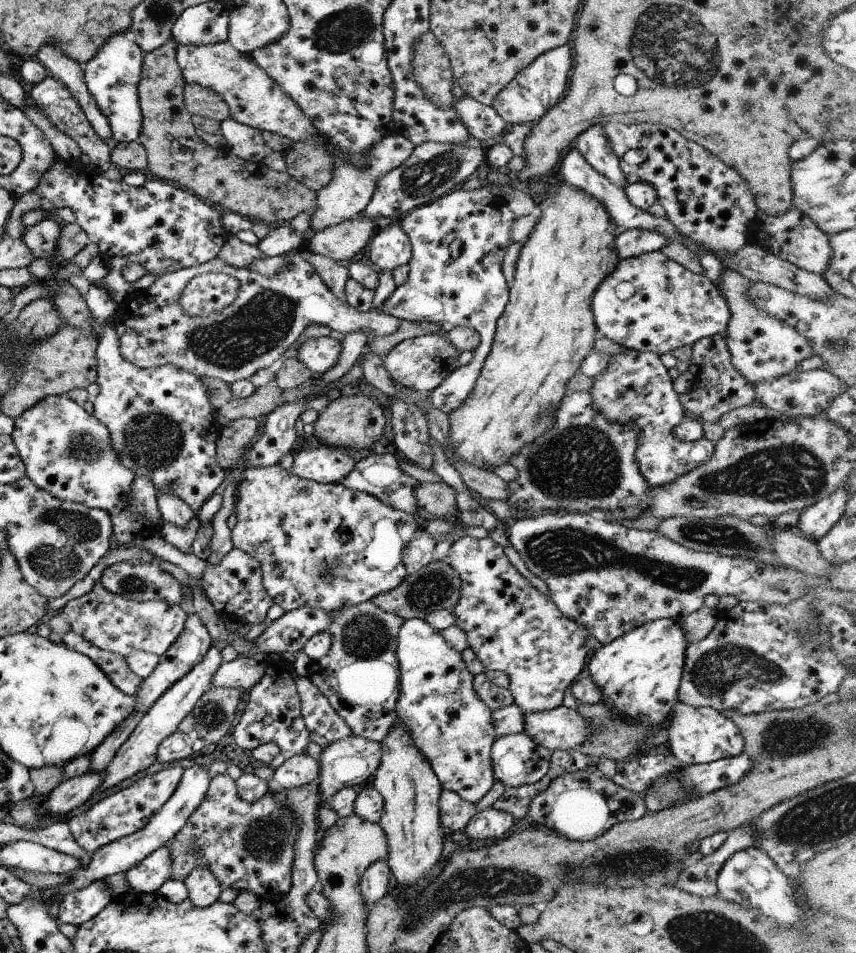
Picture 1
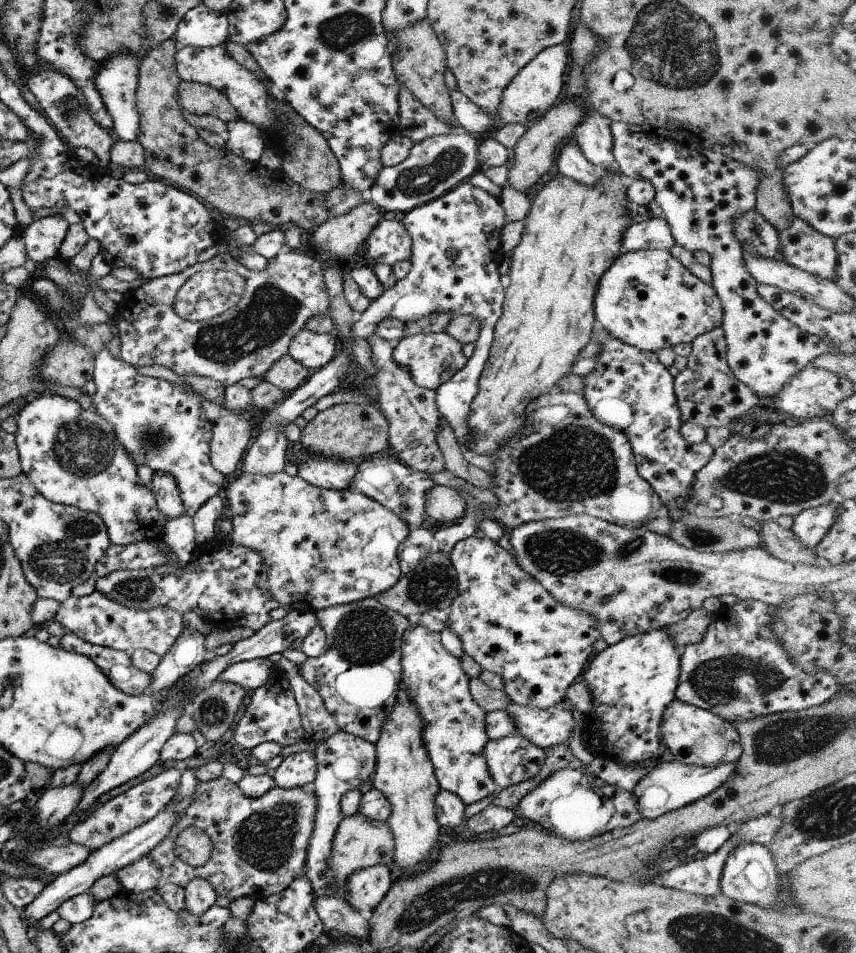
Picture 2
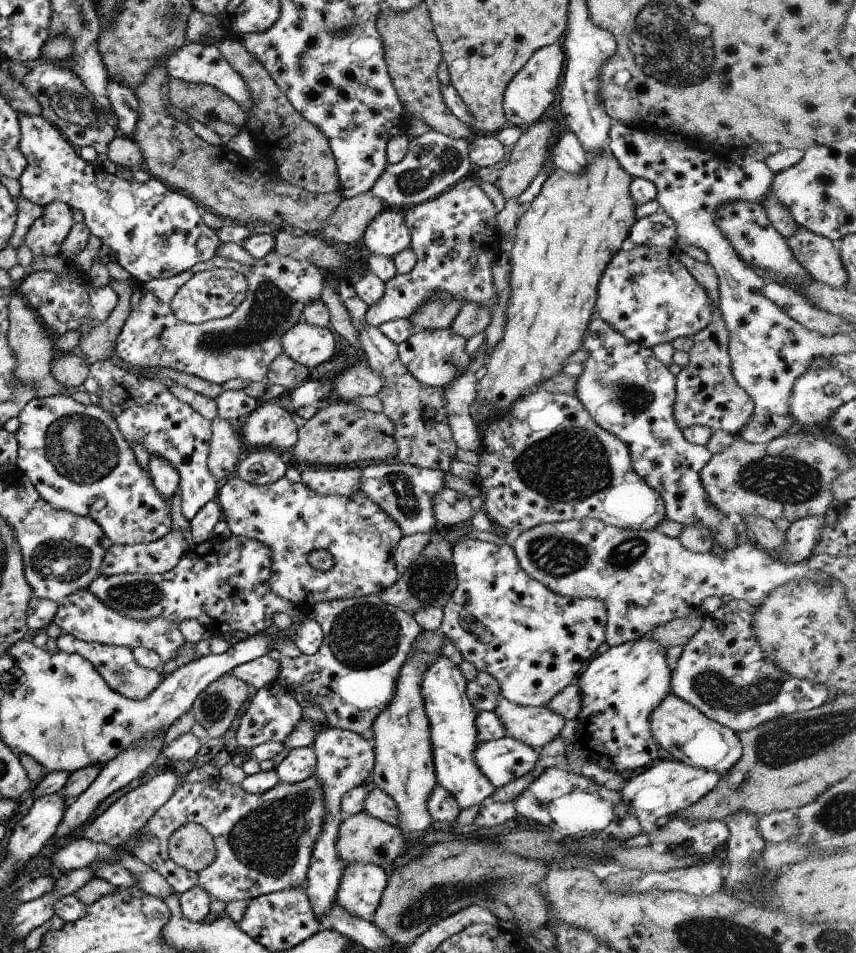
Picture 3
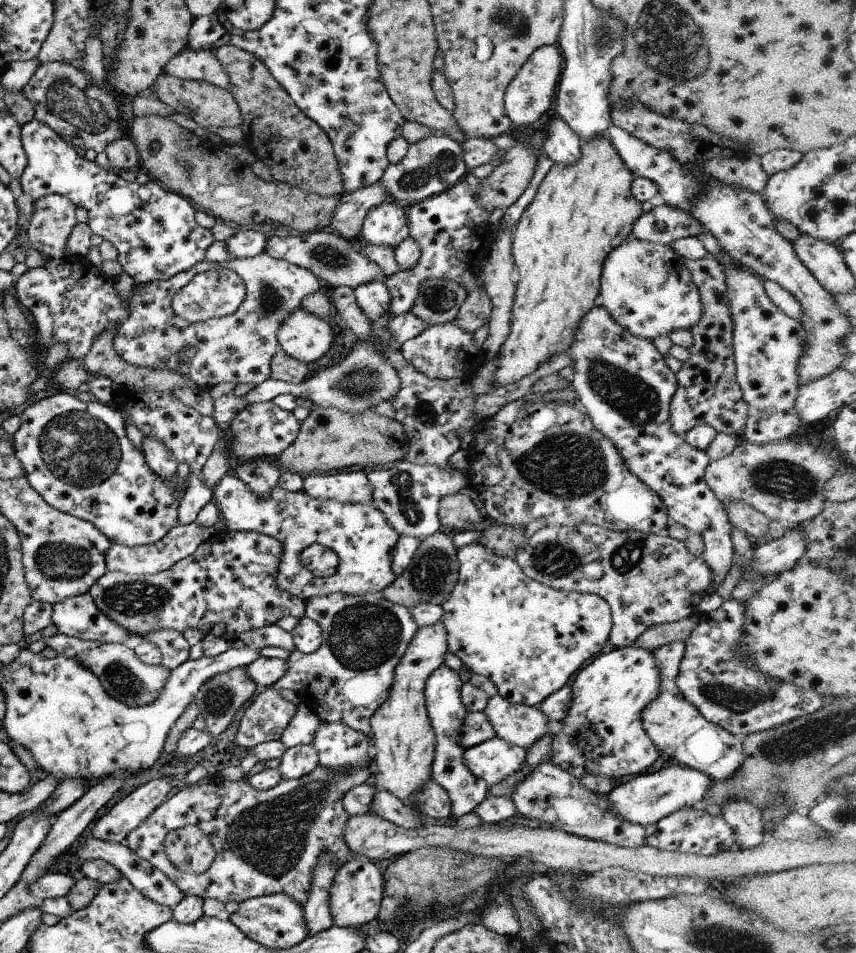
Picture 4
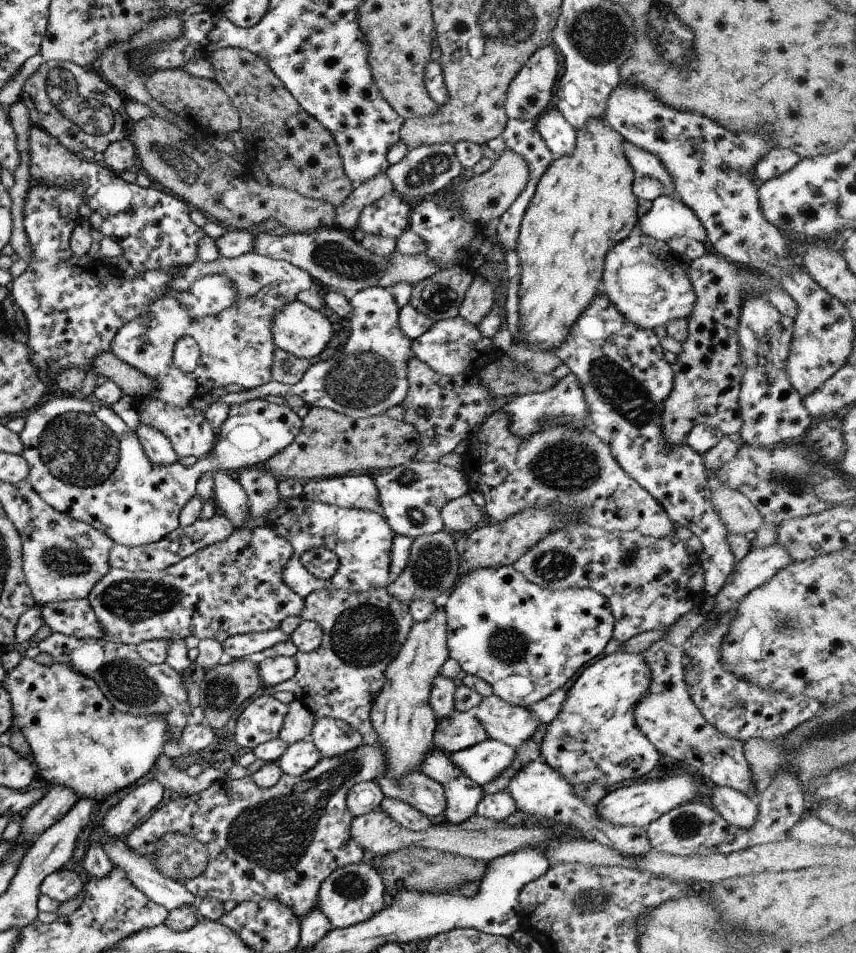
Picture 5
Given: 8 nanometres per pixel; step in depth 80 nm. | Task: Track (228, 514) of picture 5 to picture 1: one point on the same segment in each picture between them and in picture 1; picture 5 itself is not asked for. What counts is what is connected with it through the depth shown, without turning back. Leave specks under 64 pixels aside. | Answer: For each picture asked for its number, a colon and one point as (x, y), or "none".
1: (327, 547)
2: (321, 548)
3: (291, 520)
4: (360, 536)

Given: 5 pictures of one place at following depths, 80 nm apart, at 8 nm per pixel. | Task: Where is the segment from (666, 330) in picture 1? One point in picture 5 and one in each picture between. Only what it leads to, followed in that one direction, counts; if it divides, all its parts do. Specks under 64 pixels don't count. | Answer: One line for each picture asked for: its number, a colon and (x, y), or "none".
2: (647, 298)
3: (645, 293)
4: (645, 287)
5: (647, 282)

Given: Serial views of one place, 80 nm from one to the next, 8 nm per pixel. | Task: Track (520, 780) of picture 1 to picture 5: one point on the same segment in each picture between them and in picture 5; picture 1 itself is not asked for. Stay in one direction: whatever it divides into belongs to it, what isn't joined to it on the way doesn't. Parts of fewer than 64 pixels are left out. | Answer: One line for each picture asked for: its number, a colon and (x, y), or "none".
2: (510, 759)
3: (501, 760)
4: (493, 760)
5: (482, 762)

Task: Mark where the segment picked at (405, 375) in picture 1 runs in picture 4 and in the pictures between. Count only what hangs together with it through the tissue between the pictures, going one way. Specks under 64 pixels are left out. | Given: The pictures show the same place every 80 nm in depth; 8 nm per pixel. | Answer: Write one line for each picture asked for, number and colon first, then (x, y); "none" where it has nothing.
2: (430, 359)
3: (435, 357)
4: (444, 351)

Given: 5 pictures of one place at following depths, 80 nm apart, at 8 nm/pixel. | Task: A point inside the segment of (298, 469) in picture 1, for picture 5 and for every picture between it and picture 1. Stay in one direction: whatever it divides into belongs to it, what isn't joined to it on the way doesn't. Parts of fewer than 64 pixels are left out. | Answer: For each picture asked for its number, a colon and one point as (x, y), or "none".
2: (324, 473)
3: (340, 481)
4: (352, 486)
5: (357, 491)

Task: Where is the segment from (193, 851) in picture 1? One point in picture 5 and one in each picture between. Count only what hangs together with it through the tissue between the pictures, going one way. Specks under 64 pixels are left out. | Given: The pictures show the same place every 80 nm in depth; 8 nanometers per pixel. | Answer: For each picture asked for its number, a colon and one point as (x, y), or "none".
2: (259, 844)
3: (263, 843)
4: (268, 842)
5: (278, 843)

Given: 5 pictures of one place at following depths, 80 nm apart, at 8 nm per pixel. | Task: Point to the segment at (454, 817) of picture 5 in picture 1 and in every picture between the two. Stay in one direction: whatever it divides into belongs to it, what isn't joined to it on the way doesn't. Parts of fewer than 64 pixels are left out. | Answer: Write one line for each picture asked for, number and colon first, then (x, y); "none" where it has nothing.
1: (450, 726)
2: (453, 735)
3: (450, 715)
4: (445, 710)

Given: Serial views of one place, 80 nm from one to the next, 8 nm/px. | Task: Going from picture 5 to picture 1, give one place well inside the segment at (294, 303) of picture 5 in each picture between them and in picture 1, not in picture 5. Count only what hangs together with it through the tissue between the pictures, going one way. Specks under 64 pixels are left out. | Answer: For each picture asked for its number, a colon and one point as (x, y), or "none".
1: (317, 354)
2: (311, 349)
3: (309, 345)
4: (305, 337)

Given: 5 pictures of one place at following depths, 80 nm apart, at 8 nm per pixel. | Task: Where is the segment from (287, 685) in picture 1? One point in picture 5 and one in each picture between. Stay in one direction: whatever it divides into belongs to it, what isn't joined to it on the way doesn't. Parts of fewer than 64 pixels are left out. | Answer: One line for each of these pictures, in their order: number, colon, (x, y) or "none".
2: (272, 714)
3: (272, 713)
4: (264, 719)
5: (260, 720)

